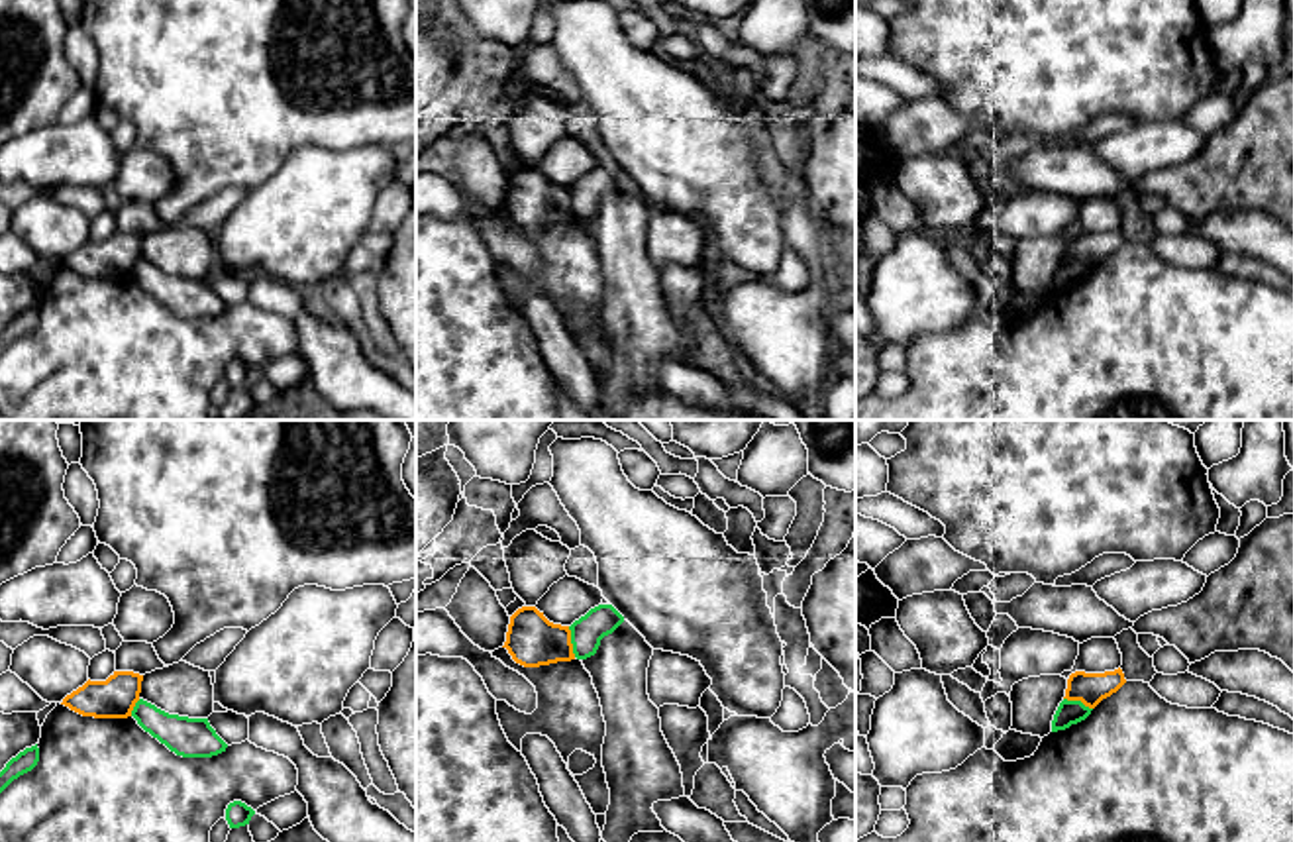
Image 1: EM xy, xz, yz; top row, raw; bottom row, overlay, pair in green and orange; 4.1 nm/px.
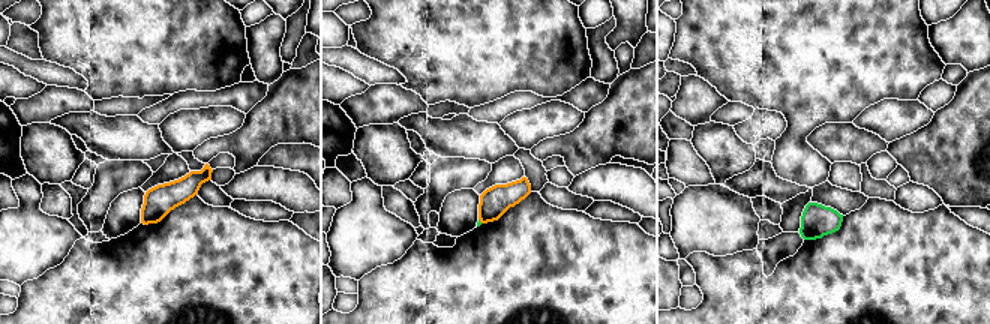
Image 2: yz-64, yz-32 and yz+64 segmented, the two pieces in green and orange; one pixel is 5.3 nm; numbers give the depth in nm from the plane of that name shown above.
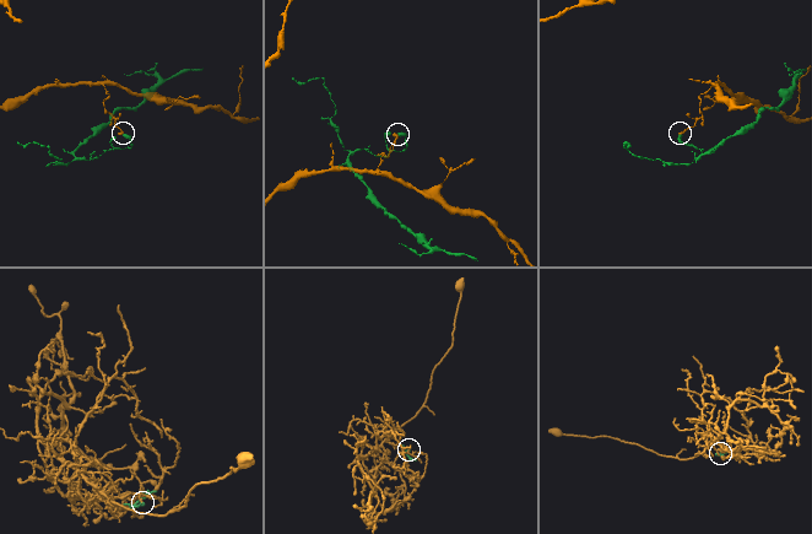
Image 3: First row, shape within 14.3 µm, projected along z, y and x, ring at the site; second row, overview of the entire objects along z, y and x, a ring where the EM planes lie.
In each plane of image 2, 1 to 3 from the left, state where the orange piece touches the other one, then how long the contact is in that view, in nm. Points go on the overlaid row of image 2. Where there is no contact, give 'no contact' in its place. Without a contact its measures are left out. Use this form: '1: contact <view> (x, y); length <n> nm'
1: no contact
2: contact yz-32 (479, 221); length 40 nm
3: no contact

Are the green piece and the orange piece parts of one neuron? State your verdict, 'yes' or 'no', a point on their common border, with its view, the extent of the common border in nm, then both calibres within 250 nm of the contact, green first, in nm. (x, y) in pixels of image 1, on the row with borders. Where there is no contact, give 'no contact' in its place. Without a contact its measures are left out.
no | xz (571, 642) | 130 nm | 130/220 nm

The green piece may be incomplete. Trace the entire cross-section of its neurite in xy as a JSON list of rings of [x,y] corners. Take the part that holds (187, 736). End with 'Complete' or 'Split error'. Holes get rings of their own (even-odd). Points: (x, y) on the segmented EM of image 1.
[[[143,699],[135,703],[131,716],[145,732],[182,758],[212,758],[228,748],[208,718],[169,714]]]. Complete

